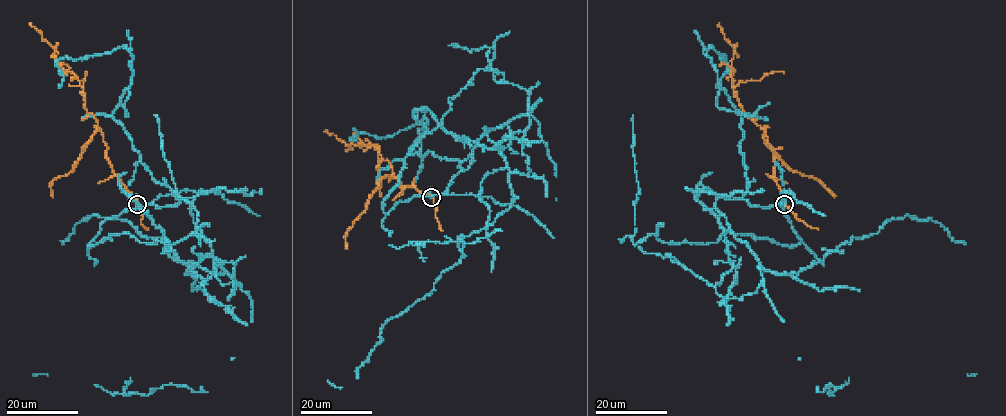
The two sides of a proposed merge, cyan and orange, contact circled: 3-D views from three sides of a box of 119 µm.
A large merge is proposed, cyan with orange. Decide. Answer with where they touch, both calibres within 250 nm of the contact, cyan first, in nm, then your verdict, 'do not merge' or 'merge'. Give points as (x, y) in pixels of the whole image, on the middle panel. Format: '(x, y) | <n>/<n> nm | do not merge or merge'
(431, 197) | 220/160 nm | do not merge

